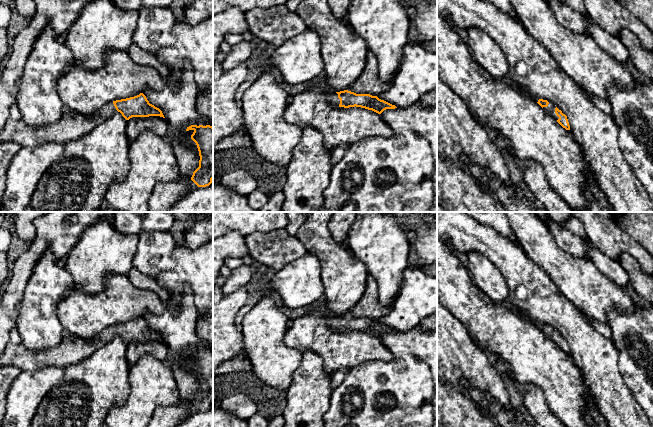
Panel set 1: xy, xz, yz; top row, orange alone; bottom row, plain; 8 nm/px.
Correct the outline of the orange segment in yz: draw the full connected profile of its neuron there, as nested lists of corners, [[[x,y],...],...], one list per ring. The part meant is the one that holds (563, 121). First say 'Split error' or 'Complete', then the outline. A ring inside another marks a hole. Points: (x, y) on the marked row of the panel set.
Split error. [[[539,99],[537,102],[546,113],[553,116],[557,122],[566,130],[570,130],[570,125],[567,116],[562,113],[554,104],[548,102],[547,100]]]

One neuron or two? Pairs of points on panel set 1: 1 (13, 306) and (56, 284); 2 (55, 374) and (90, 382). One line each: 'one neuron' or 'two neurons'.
1: two neurons
2: two neurons

